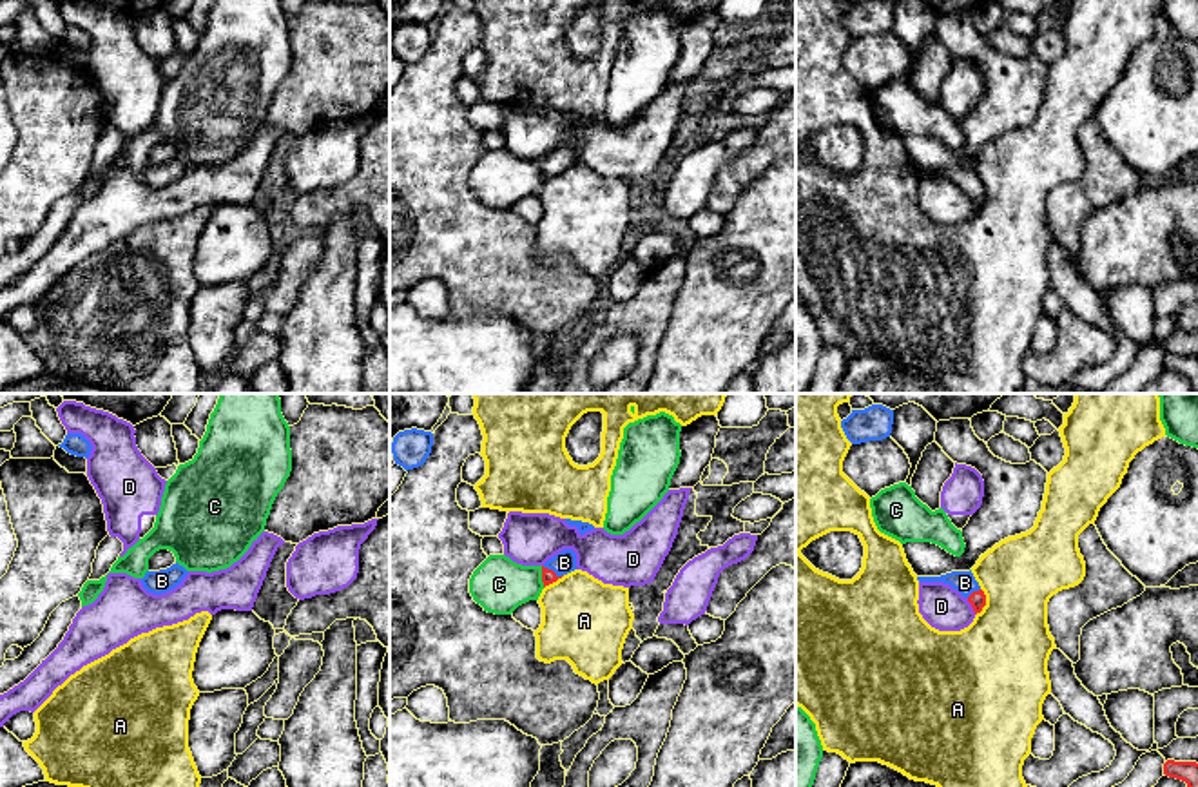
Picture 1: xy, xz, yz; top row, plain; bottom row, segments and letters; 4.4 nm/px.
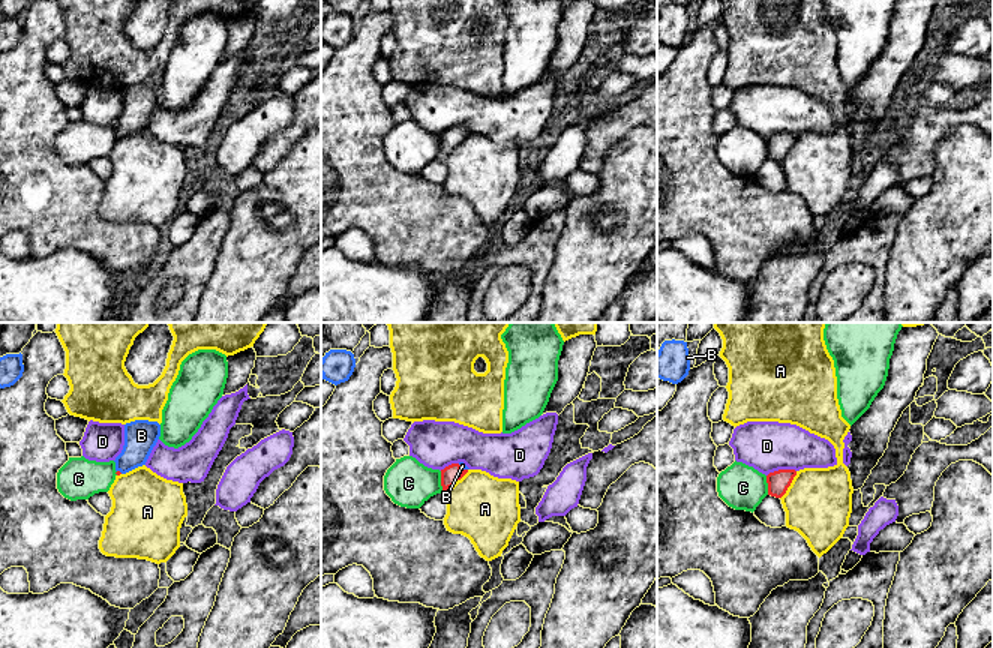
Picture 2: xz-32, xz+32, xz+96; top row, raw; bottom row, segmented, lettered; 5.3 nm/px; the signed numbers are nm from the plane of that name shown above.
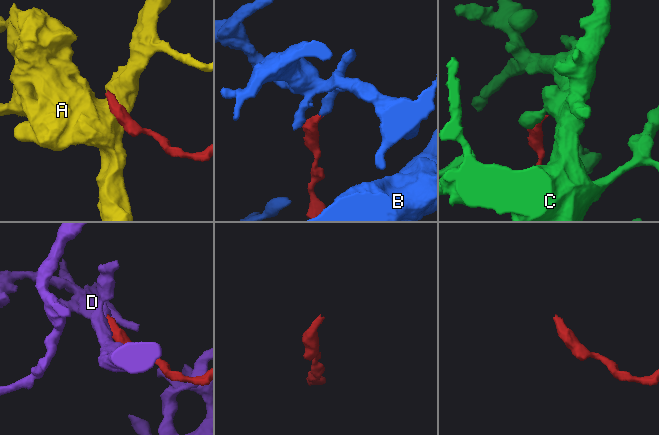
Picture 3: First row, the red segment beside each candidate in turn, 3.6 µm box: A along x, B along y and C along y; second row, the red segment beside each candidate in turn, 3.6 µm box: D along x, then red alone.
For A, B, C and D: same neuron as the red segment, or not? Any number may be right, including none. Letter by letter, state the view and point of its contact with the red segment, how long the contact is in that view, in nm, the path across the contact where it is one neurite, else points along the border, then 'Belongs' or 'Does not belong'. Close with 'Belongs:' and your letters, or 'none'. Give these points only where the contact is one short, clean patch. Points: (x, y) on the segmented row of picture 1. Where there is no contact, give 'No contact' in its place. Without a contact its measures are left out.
A: Touches red at yz (985, 602). Shared border 130 nm. Does not belong
B: Touches red at xz (553, 572). Shared border 100 nm. Path across: xz (548, 575), (553, 572), (564, 563). Belongs
C: Touches red at xz (542, 577). Shared border 100 nm. Does not belong
D: Touches red at yz (972, 606). Shared border 80 nm. Does not belong
Belongs: B

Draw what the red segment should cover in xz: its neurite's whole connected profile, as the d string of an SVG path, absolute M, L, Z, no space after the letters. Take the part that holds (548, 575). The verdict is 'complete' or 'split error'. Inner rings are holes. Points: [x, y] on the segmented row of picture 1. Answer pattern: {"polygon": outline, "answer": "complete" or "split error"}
{"polygon": "M564 549L558 555L555 555L553 559L549 559L544 566L542 566L542 582L544 588L556 582L558 578L562 578L564 575L571 573L578 569L576 568L576 555L573 549Z", "answer": "split error"}

